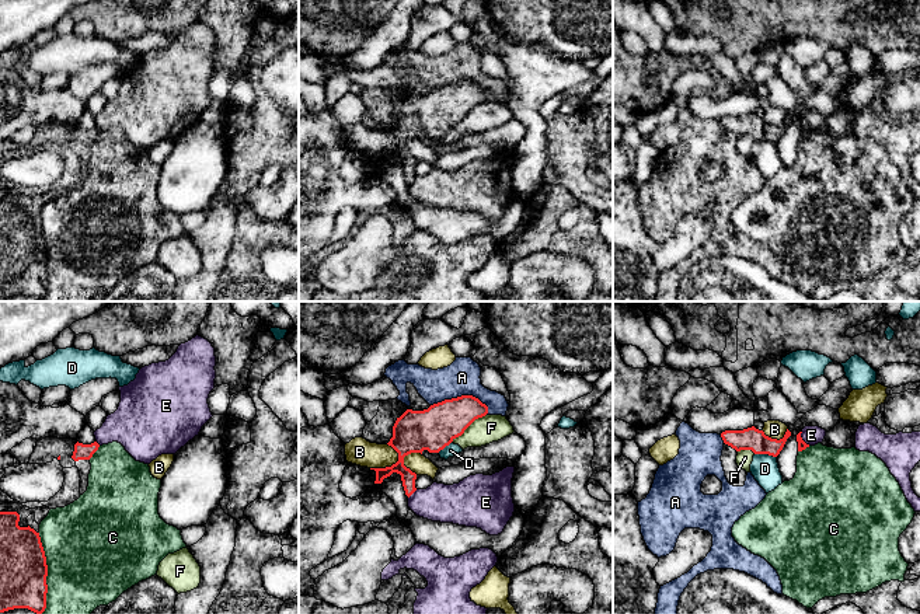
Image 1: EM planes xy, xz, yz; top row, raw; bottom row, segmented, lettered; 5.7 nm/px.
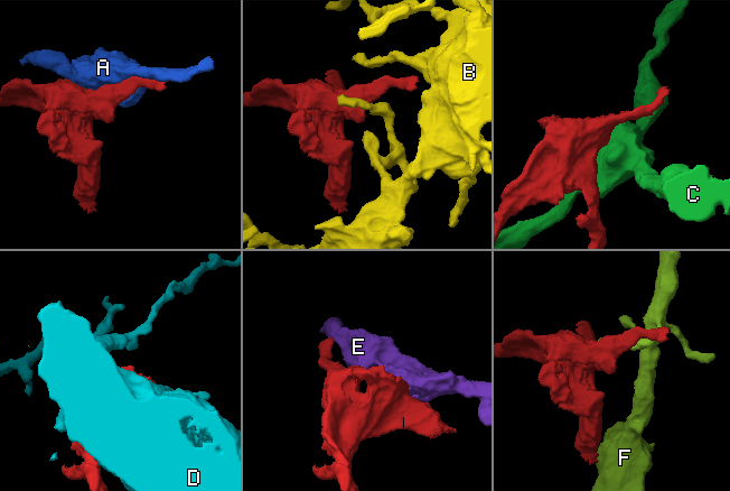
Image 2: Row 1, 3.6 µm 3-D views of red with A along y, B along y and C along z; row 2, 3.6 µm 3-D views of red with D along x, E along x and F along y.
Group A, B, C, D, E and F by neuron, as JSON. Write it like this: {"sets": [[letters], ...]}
{"sets": [["A"], ["B"], ["C"], ["D"], ["E"], ["F"]]}

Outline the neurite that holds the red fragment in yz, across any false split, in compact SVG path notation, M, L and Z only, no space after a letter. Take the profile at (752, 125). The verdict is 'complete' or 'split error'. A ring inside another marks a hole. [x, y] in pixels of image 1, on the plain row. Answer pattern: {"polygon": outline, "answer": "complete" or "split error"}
{"polygon": "M755 112L743 116L725 116L721 119L724 129L736 137L752 136L755 140L769 140L773 143L780 140L790 122L791 118L787 115L783 125L771 125Z", "answer": "complete"}

